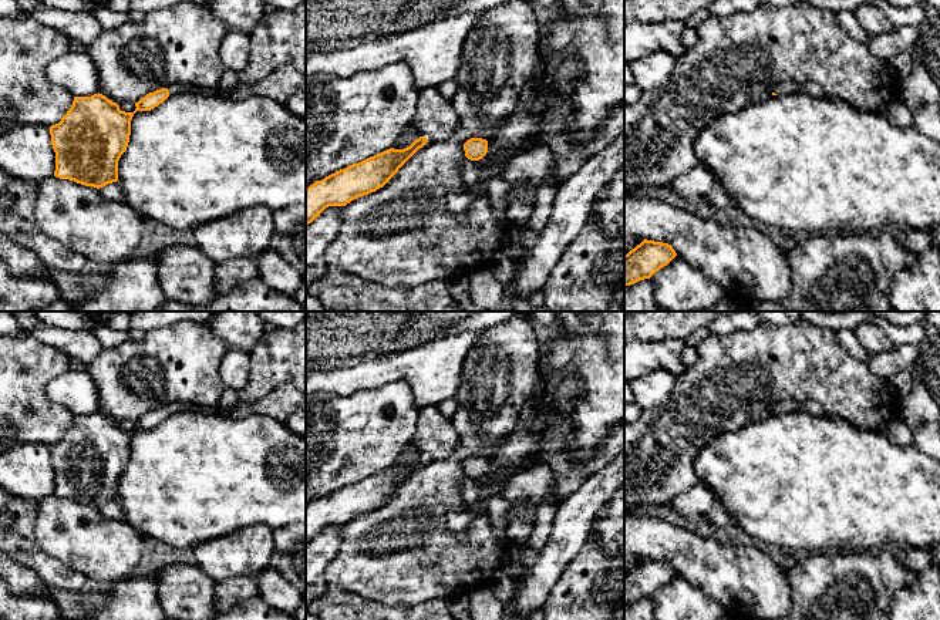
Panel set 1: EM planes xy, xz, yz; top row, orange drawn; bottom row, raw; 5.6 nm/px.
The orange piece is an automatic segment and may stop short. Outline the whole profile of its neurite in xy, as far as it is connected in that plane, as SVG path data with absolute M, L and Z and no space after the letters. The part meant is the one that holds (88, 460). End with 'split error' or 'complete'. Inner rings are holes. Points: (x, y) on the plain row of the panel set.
M172 402L172 404L168 405L168 407L161 407L161 408L156 408L156 410L154 410L154 411L146 412L144 417L141 417L138 421L135 421L135 425L137 425L137 427L135 427L134 431L121 429L121 428L119 428L119 424L118 424L117 421L112 421L111 418L108 418L105 414L102 414L102 412L100 412L100 411L98 411L98 412L94 412L94 414L91 414L91 415L74 415L74 419L73 419L71 427L70 427L70 428L67 429L67 432L61 437L61 439L60 439L58 442L50 445L51 464L53 464L53 468L54 468L54 471L55 471L55 489L54 489L54 495L57 495L57 496L60 496L60 498L70 498L70 499L74 499L74 501L81 502L81 503L85 503L85 505L94 505L94 506L97 506L97 508L100 508L100 506L102 506L102 505L105 505L105 503L108 503L108 502L117 501L117 499L118 499L118 479L119 479L121 474L125 471L125 468L127 468L127 465L128 465L129 454L131 454L131 438L132 438L134 432L135 432L137 429L151 429L151 428L154 428L155 425L158 425L159 422L162 422L169 414L175 414L175 412L179 412L179 411L193 411L193 410L201 410L201 408L198 408L198 407L195 407L195 405L191 405L191 404L185 404L185 402Z | split error

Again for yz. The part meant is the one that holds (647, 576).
M644 557L624 573L624 604L650 597L675 574L671 563Z | complete

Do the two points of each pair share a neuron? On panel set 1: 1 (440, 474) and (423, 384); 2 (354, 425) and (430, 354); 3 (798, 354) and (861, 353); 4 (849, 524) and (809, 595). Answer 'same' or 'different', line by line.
1: different
2: different
3: different
4: different

